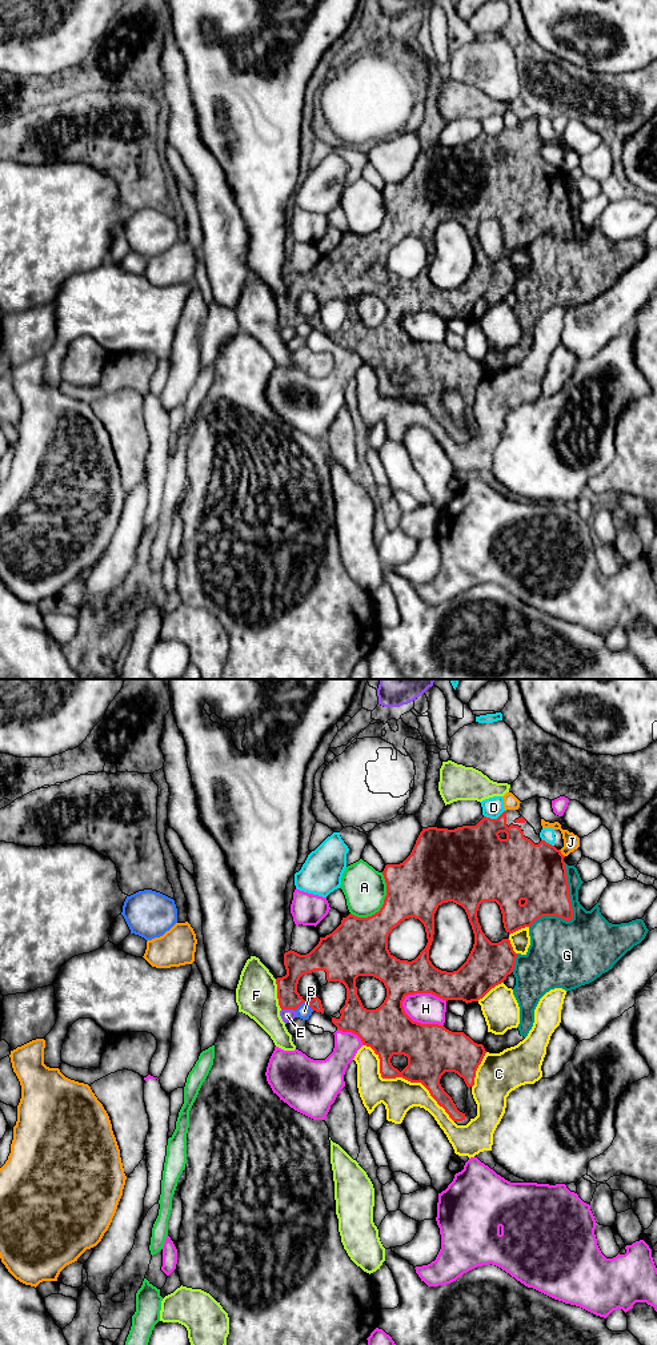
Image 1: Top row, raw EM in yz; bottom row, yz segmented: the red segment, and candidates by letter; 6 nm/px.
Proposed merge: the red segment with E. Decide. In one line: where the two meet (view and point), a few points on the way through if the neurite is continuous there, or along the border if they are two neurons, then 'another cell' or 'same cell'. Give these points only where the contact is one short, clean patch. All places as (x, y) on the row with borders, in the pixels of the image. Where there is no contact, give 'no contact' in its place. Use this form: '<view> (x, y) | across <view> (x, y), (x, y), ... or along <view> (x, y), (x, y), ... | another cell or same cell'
yz (288, 1008) | another cell

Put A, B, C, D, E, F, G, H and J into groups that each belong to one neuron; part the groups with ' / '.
A / B / C / D / E F / G / H / J

